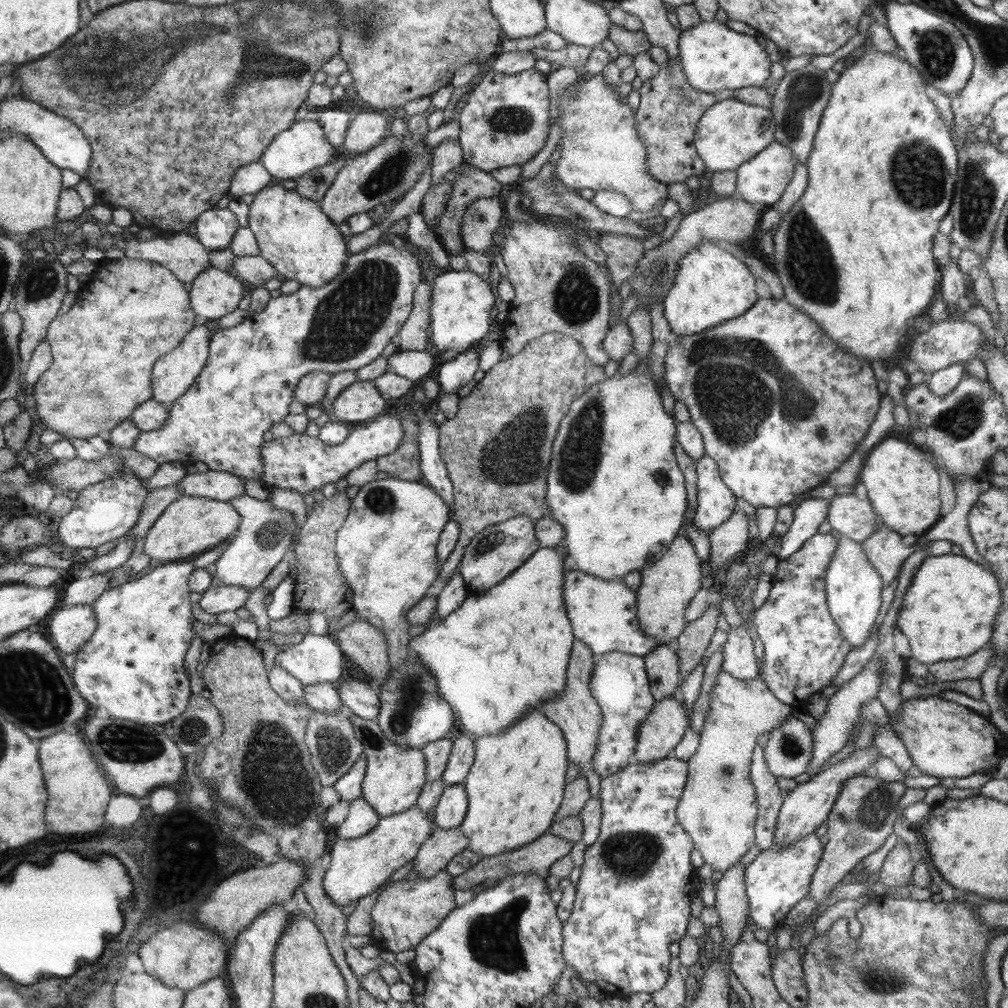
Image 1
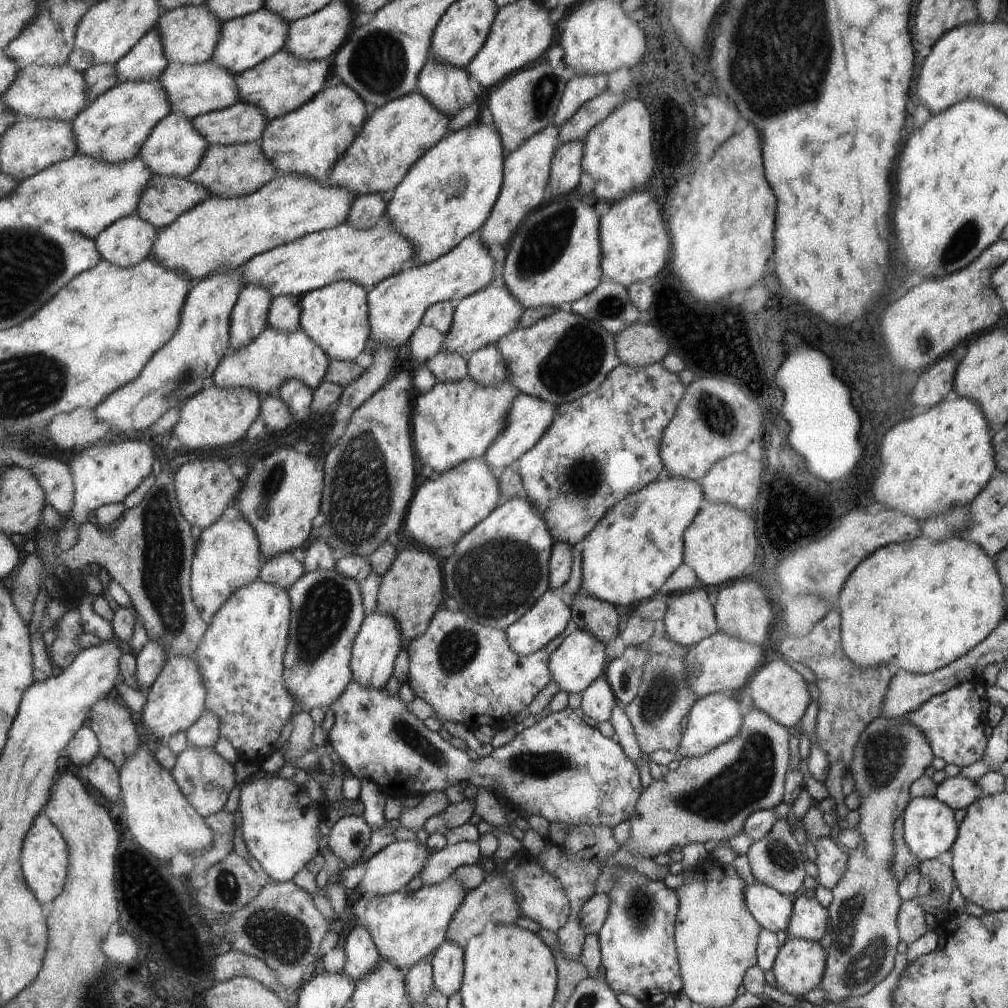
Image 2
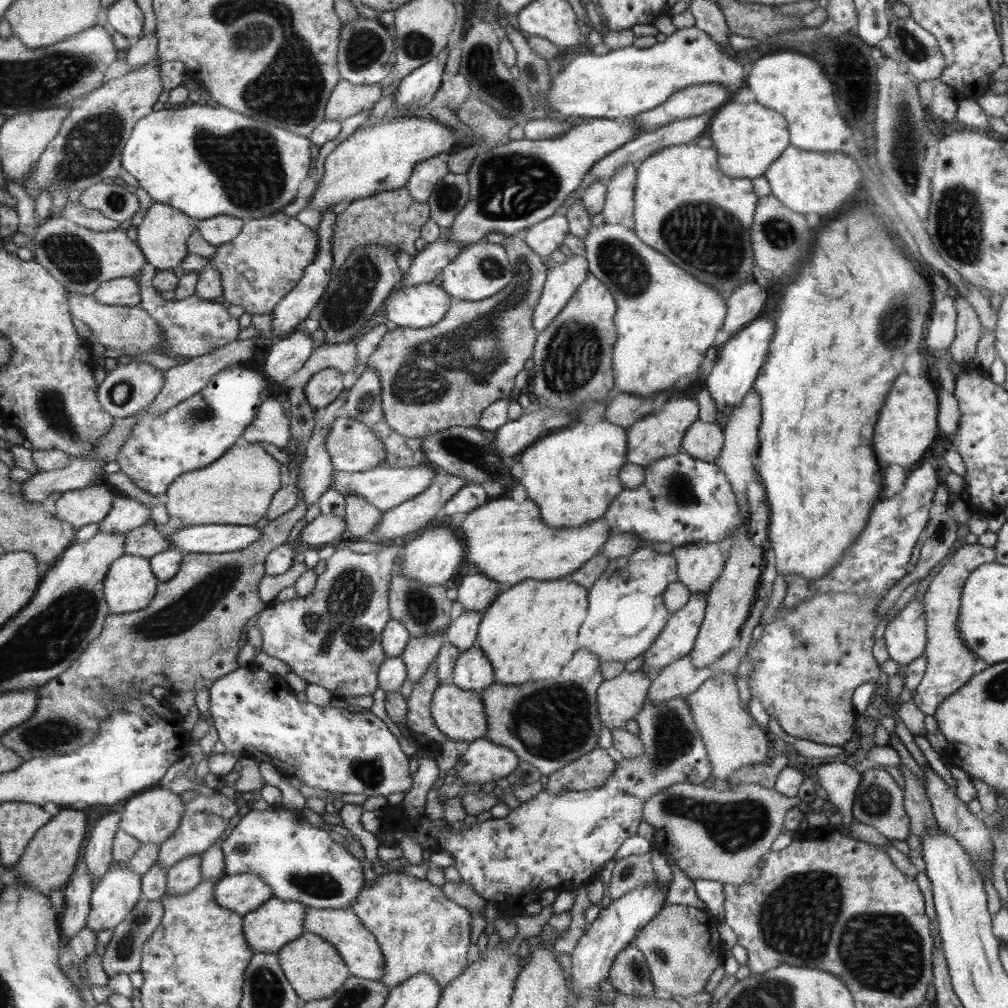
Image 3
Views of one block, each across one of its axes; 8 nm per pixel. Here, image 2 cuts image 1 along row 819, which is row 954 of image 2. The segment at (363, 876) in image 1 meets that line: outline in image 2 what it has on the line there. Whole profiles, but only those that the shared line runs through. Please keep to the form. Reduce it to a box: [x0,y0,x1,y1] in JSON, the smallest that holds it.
[357,876,465,970]

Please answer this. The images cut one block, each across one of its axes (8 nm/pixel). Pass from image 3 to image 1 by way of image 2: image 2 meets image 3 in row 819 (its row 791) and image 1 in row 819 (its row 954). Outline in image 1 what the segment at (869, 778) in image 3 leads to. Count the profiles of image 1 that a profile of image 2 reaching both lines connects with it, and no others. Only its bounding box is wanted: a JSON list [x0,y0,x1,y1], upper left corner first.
[809,774,906,903]

